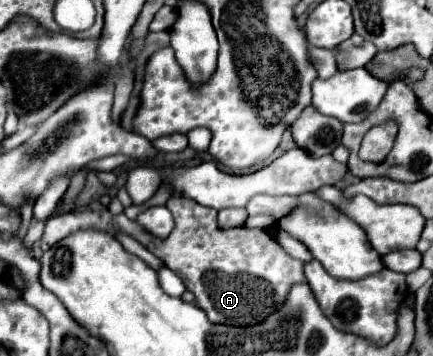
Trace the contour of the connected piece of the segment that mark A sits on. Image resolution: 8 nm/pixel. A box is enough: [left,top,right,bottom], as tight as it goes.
[42,196,306,327]

